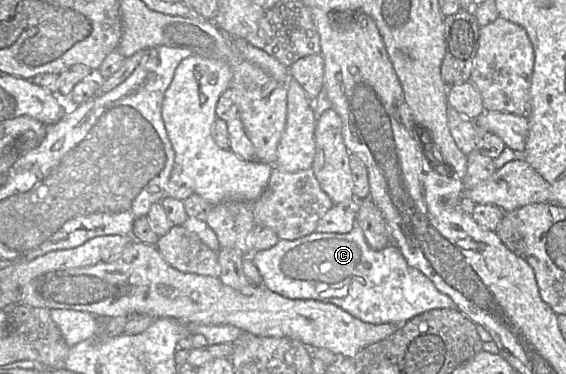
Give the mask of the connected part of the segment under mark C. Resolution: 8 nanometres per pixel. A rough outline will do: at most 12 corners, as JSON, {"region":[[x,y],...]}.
{"region":[[358,225],[250,256],[267,289],[402,325],[456,308]]}

